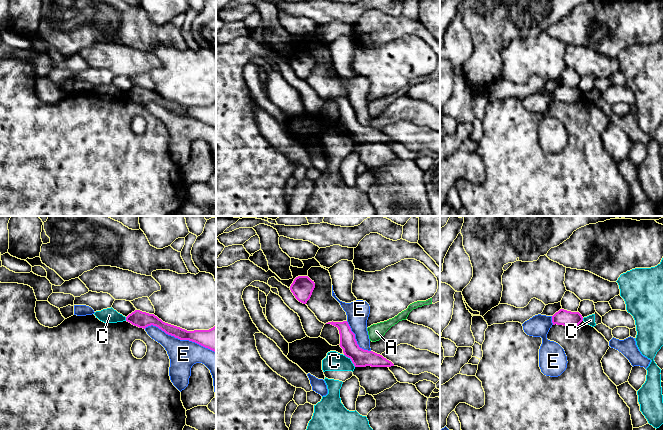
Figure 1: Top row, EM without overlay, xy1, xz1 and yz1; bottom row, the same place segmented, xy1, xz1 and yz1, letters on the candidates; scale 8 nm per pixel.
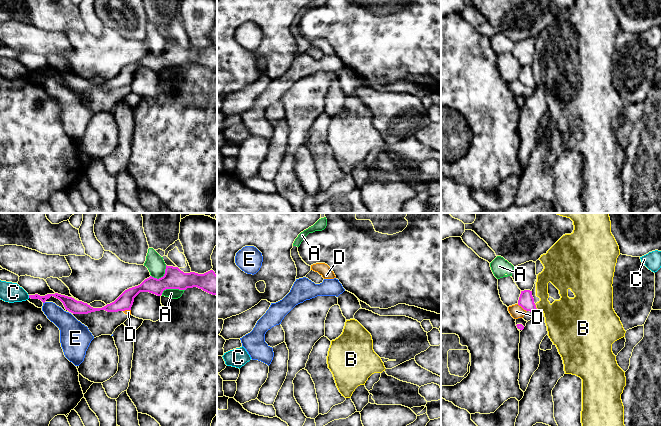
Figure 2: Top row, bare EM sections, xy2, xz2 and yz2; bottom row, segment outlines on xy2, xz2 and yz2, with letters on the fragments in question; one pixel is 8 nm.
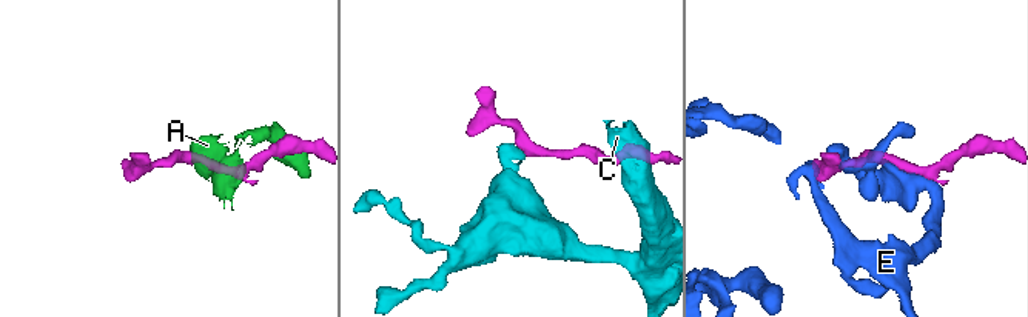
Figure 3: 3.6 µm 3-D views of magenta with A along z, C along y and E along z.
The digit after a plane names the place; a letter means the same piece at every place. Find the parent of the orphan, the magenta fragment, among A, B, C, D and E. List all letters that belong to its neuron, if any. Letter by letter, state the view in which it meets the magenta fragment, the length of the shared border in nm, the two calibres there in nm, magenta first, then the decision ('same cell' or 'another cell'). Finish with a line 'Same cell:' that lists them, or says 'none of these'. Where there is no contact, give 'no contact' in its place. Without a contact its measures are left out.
A: meets magenta in xy2; contact 200 nm long; 170 nm thick on the magenta side, 80 nm on the other; another cell
B: meets magenta in yz2; contact 50 nm long; 120 nm thick on the magenta side, 320 nm on the other; another cell
C: meets magenta in xz1; contact 140 nm long; 140 nm thick on the magenta side, 160 nm on the other; another cell
D: meets magenta in yz2; contact 100 nm long; 120 nm thick on the magenta side, 110 nm on the other; another cell
E: meets magenta in xy1; contact 600 nm long; 160 nm thick on the magenta side, 240 nm on the other; another cell
Same cell: none of these

